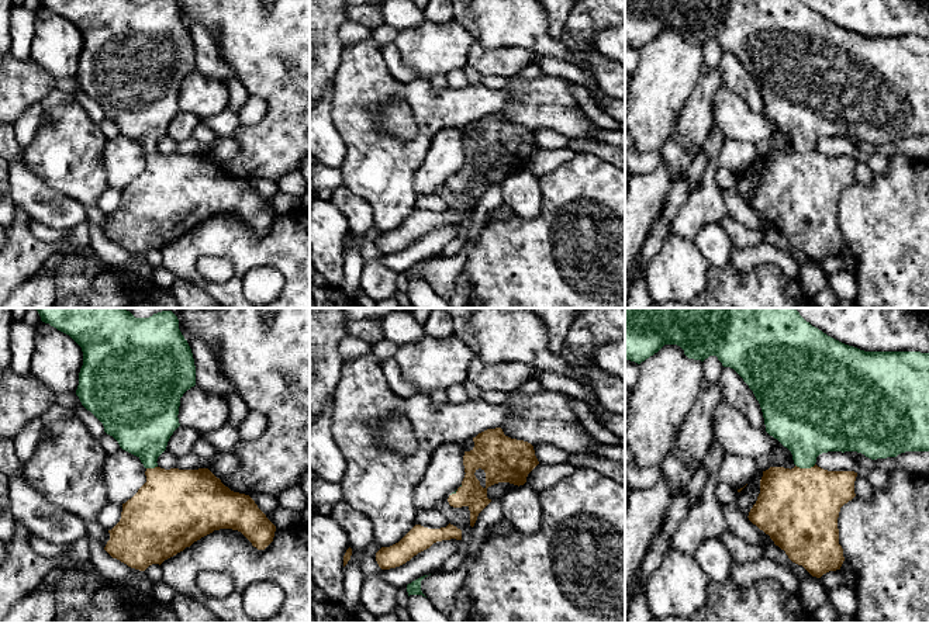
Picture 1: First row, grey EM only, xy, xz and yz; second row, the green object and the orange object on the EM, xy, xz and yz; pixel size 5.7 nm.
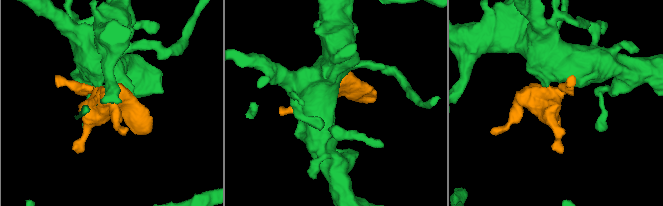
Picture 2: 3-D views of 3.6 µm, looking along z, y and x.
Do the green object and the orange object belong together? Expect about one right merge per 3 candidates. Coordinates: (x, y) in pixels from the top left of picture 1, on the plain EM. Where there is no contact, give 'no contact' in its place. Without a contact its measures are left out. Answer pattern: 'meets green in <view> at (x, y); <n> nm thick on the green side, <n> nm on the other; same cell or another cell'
meets green in yz at (805, 152); 380 nm thick on the green side, 460 nm on the other; same cell

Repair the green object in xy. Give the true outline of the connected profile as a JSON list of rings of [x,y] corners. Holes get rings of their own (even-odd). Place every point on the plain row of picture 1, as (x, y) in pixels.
[[[39,0],[41,6],[69,20],[83,37],[83,51],[79,58],[76,80],[82,90],[90,96],[113,121],[120,132],[137,141],[146,153],[146,167],[138,177],[122,188],[120,207],[108,215],[110,225],[104,235],[131,253],[145,256],[152,249],[165,245],[190,232],[194,226],[220,214],[241,217],[253,232],[265,235],[274,222],[276,211],[245,179],[234,177],[225,172],[208,153],[165,155],[158,150],[158,142],[166,135],[173,117],[180,111],[179,91],[183,79],[196,70],[196,51],[191,34],[179,14],[176,0],[152,0],[135,3],[134,0]]]

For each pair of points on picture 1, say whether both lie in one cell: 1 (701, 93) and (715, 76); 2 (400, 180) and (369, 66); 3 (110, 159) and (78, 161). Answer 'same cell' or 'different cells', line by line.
1: same cell
2: same cell
3: different cells

